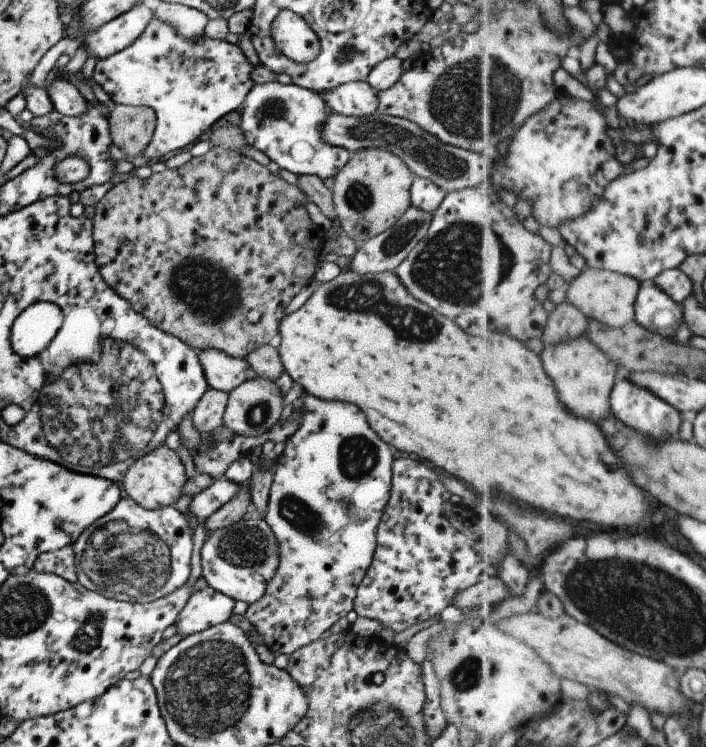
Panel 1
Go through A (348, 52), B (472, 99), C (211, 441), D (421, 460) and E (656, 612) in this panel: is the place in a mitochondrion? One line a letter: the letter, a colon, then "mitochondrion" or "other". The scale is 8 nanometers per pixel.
A: mitochondrion
B: mitochondrion
C: other
D: other
E: mitochondrion

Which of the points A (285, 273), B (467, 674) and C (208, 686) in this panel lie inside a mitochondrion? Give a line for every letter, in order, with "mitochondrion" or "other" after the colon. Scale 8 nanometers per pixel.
A: other
B: mitochondrion
C: mitochondrion

